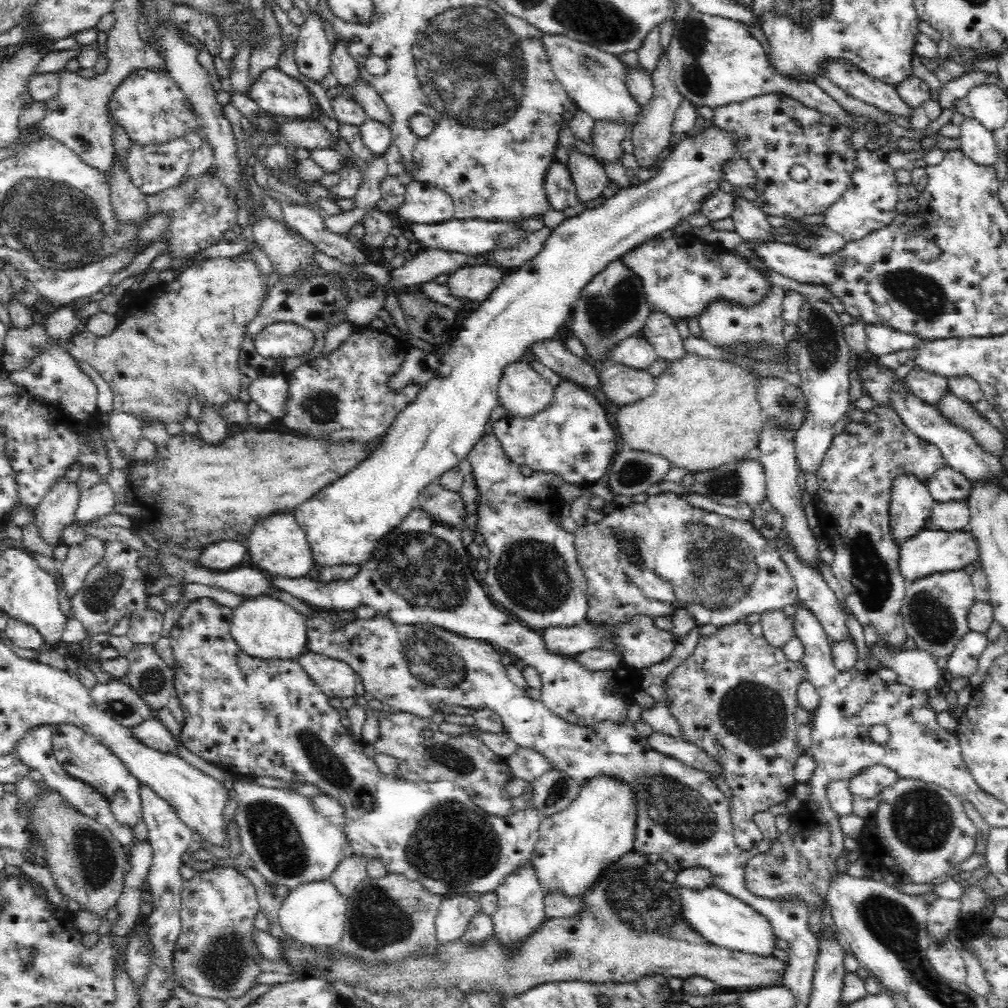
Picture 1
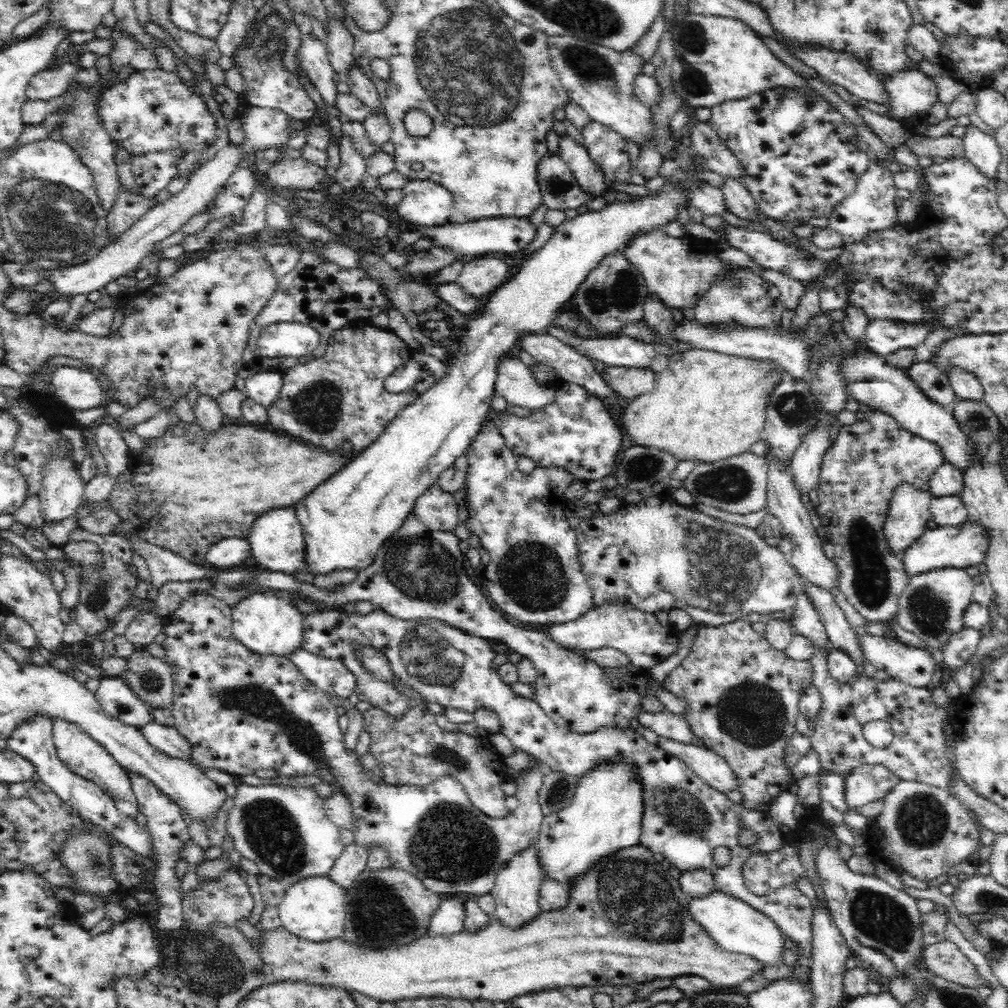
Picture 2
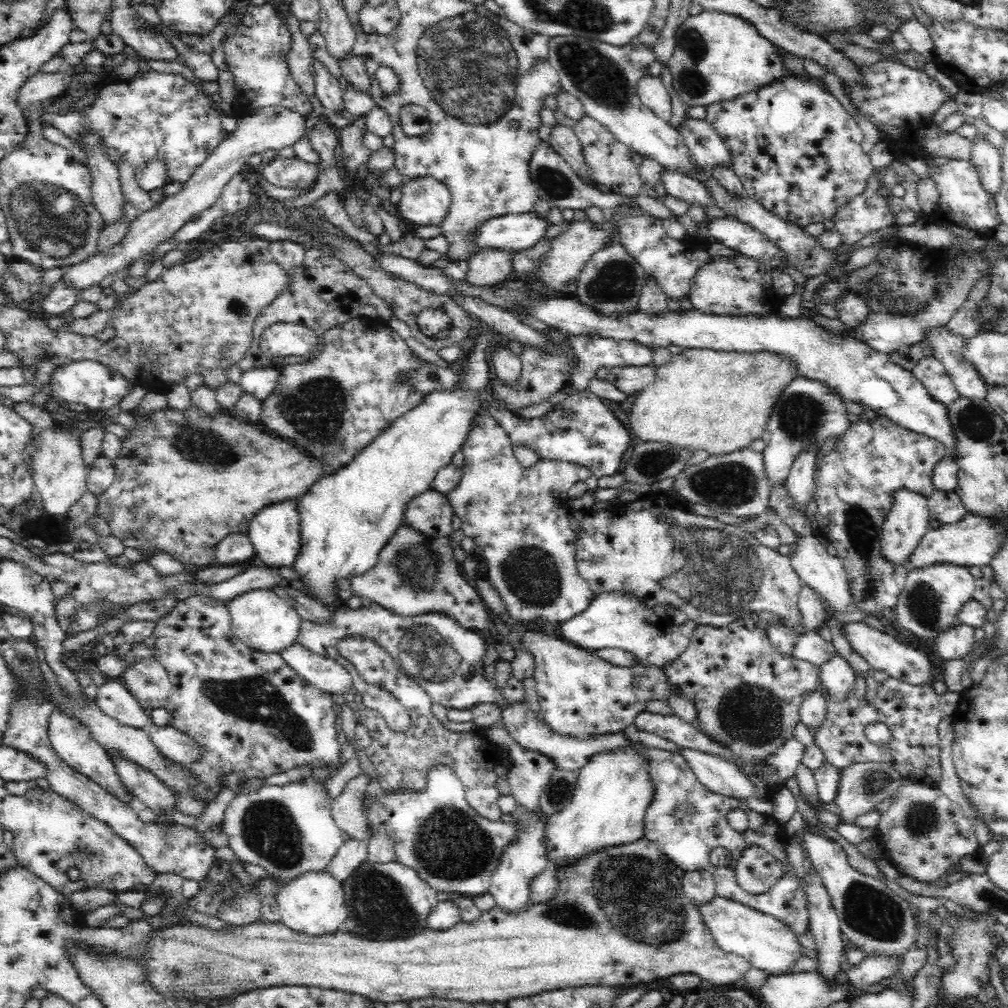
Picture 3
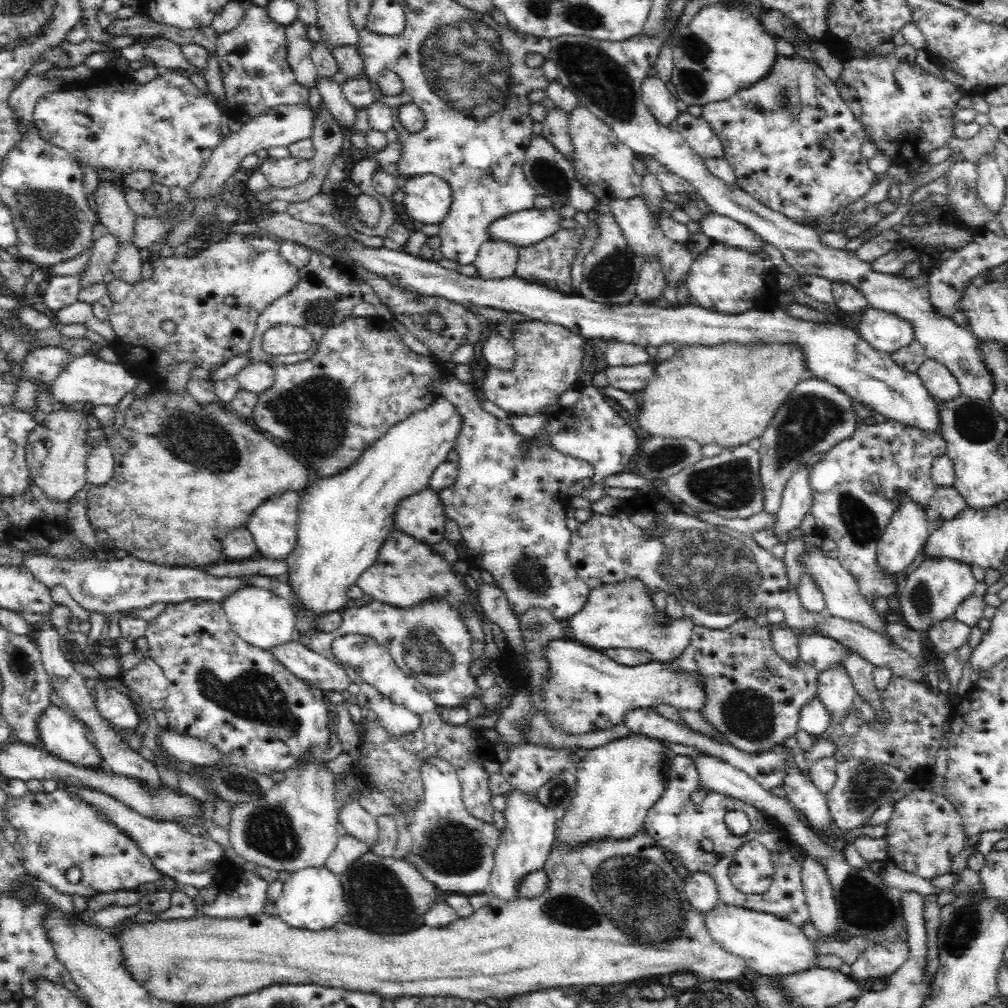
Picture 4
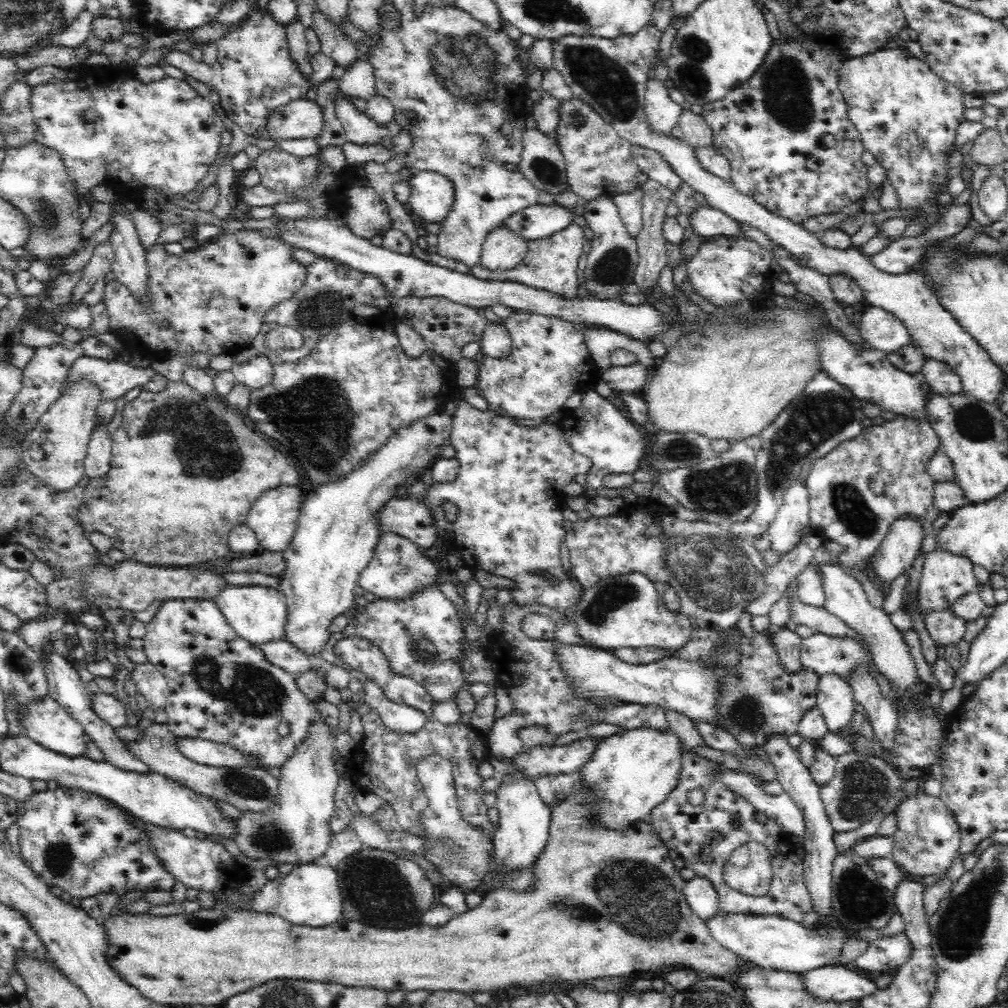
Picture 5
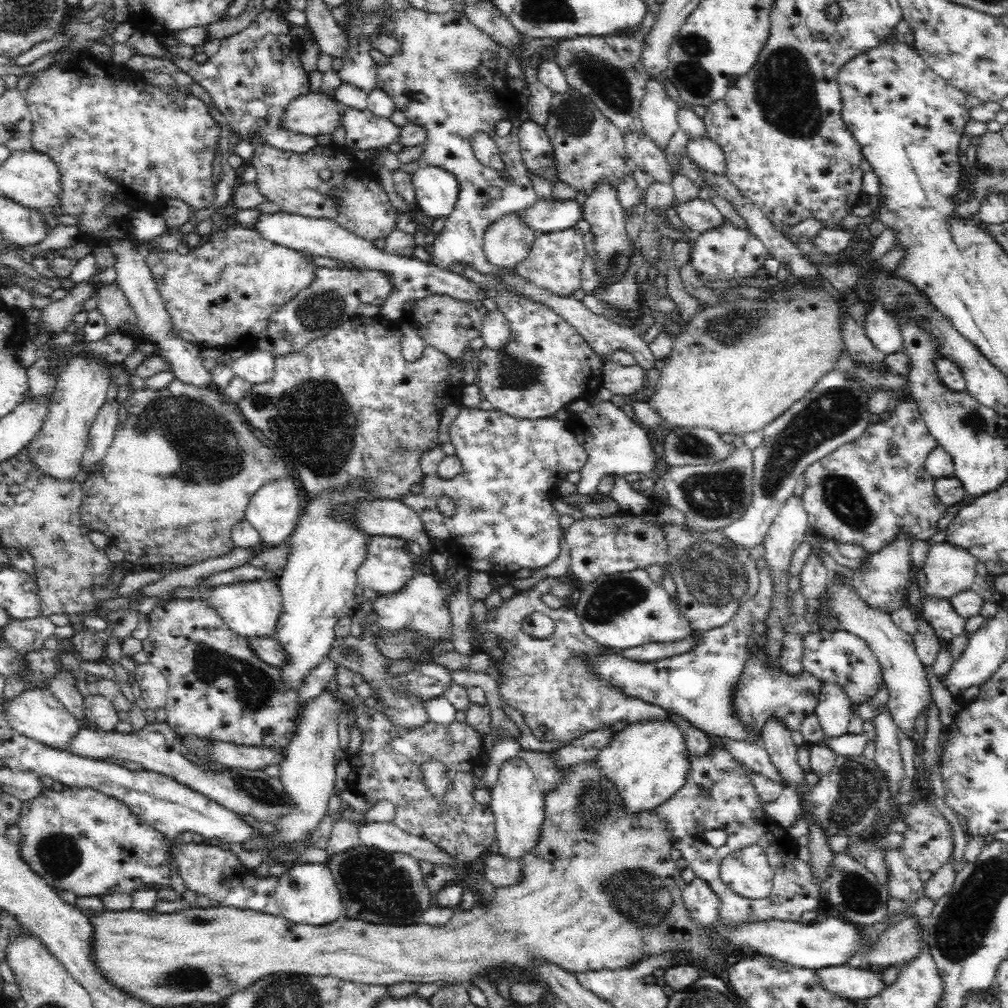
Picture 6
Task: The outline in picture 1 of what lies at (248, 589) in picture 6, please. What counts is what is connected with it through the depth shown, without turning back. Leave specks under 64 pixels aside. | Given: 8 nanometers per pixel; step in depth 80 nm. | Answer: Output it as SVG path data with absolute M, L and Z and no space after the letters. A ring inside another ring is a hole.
M271 597L246 600L233 609L230 635L246 656L262 660L296 660L308 653L306 617Z

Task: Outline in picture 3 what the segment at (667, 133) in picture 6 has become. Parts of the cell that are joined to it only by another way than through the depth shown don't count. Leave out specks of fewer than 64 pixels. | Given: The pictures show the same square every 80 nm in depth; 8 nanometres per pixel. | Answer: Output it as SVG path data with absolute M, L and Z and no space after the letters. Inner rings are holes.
M644 75L638 80L637 88L642 105L669 123L672 120L672 102L660 76Z

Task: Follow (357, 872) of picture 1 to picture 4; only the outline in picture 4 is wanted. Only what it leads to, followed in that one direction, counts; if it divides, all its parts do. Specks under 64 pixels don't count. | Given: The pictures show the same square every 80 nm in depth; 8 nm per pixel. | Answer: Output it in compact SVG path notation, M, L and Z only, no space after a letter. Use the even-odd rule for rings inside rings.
M352 836L340 837L334 852L326 859L325 867L336 876L342 876L358 858L370 852L369 846Z

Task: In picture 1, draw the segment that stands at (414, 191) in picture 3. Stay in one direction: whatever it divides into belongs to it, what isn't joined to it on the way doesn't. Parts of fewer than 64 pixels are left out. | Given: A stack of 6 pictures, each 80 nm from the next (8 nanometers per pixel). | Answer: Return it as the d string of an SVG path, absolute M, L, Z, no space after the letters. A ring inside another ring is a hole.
M412 180L406 186L403 204L396 214L416 224L436 225L454 219L451 196L426 182Z

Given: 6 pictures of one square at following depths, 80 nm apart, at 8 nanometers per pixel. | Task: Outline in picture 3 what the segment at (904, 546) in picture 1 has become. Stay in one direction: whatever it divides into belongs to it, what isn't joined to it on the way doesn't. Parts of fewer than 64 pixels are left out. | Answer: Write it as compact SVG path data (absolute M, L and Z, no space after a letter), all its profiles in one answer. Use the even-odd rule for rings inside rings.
M968 512L956 524L941 524L938 528L926 531L914 547L914 552L910 554L906 567L911 571L920 571L931 565L953 565L965 567L968 570L973 566L984 568L989 566L992 555L996 554L1002 541L1003 534L999 524Z

